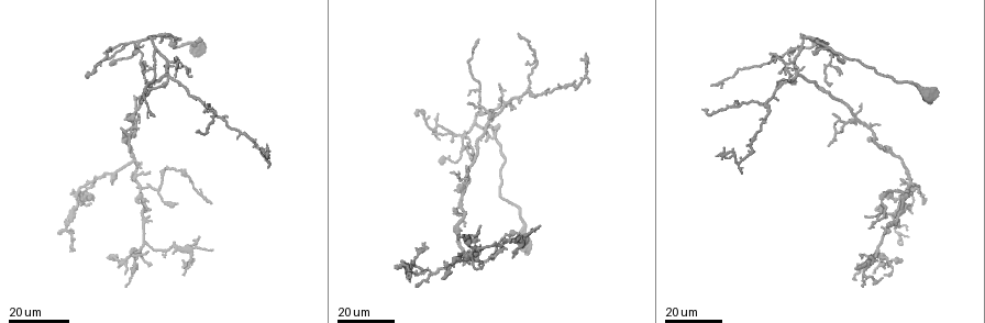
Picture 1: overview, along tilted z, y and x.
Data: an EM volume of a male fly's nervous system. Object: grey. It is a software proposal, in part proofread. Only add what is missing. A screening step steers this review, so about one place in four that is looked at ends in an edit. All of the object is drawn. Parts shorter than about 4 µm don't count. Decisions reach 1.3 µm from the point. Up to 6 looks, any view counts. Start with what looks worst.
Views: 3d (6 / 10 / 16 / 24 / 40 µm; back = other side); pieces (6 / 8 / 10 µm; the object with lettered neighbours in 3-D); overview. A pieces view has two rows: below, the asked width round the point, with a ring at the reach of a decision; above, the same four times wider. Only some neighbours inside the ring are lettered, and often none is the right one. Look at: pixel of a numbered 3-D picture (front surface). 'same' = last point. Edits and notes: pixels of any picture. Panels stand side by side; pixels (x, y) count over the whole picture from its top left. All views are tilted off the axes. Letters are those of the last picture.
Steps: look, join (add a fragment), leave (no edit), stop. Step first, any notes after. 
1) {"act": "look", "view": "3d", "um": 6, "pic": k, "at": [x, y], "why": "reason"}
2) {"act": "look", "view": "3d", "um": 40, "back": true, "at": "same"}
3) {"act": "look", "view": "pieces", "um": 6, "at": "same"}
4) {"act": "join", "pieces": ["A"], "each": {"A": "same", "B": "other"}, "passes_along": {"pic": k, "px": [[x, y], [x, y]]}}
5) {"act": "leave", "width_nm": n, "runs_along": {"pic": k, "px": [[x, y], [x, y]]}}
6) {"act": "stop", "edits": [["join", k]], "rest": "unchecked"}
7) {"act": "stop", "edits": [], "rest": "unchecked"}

{"act": "look", "view": "3d", "um": 24, "pic": 1, "at": [499, 83], "why": "branch stops here"}

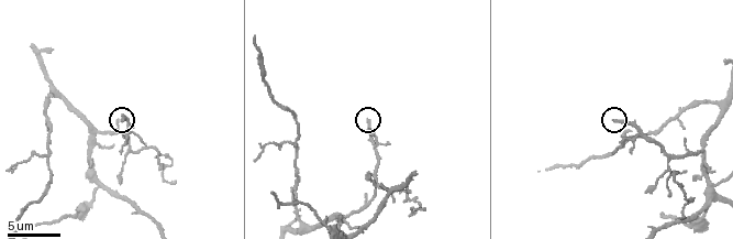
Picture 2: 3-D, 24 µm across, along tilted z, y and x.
{"act": "look", "view": "pieces", "um": 8, "pic": 2, "at": [612, 120]}

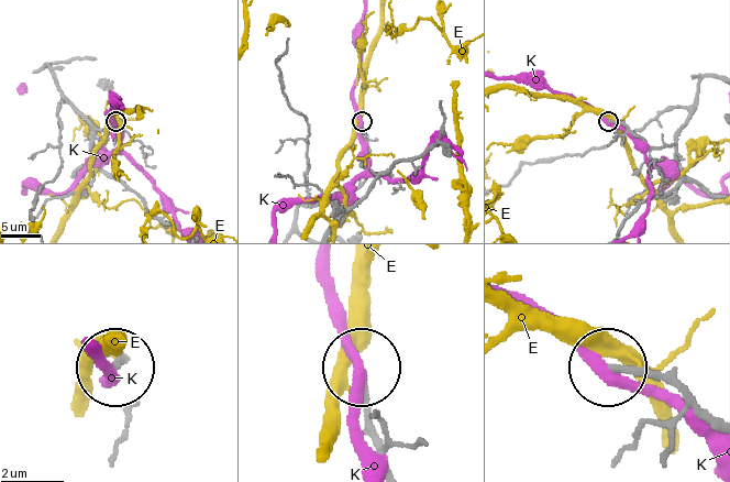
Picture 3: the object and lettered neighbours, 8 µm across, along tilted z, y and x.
{"act": "leave", "each": {"E": "other", "K": "other"}, "runs_along": {"pic": 3, "px": [[699, 92], [671, 145], [651, 146], [622, 123], [609, 121]]}, "found": "none of them fits"}

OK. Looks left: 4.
{"act": "look", "view": "pieces", "um": 8, "pic": 2, "at": [48, 50], "why": "branch stops here"}

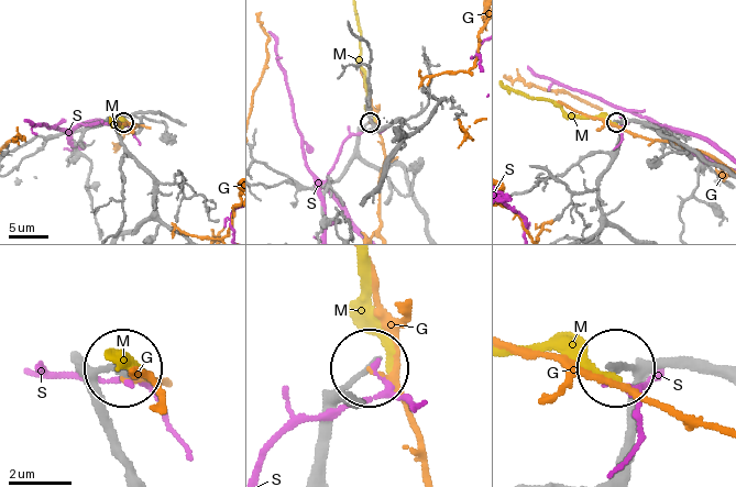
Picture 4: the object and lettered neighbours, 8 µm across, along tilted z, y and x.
{"act": "leave", "each": {"G": "other", "M": "other", "S": "other"}, "runs_along": {"pic": 4, "px": [[717, 375], [618, 368]]}, "found": "none of them fits"}

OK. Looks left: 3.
{"act": "look", "view": "3d", "um": 16, "pic": 1, "at": [538, 227], "why": "free end"}

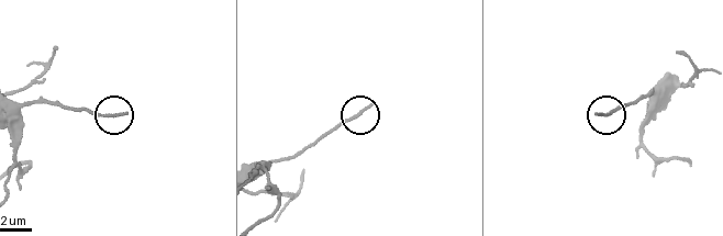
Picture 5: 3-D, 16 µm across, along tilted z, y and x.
{"act": "look", "view": "pieces", "um": 8, "pic": 5, "at": [126, 112]}

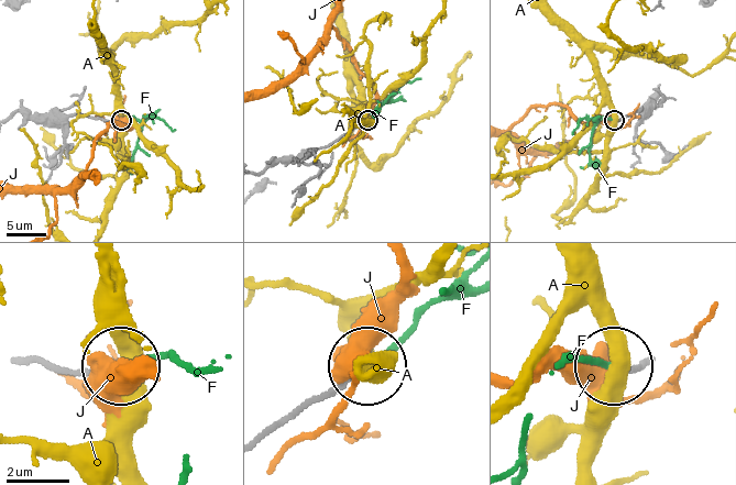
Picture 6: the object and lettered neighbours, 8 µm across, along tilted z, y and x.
{"act": "join", "pieces": ["F"], "width_nm": 150, "each": {"A": "other", "F": "same", "J": "other"}, "passes_along": {"pic": 6, "px": [[649, 362], [634, 372], [564, 364]]}, "found": "it goes on there"}

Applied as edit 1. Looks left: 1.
{"act": "stop", "edits": [["join", 6]], "rest": "unchecked"}

